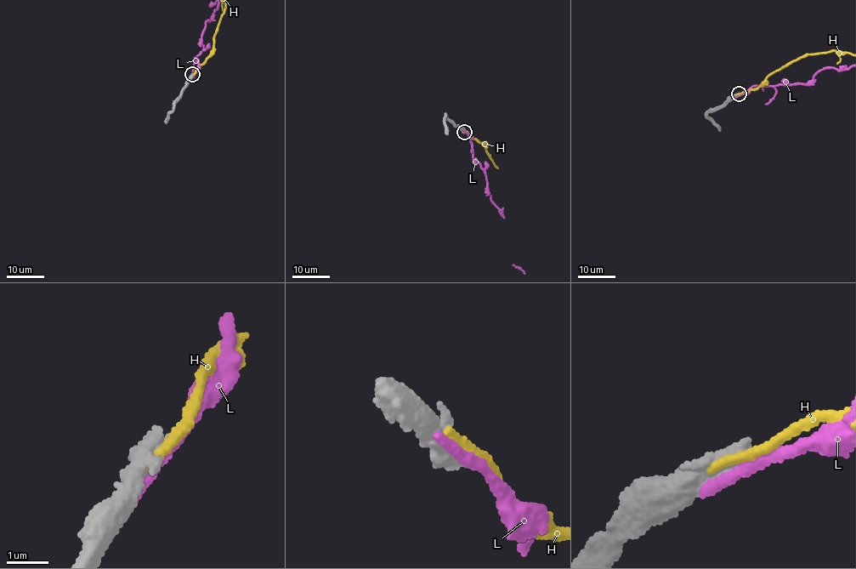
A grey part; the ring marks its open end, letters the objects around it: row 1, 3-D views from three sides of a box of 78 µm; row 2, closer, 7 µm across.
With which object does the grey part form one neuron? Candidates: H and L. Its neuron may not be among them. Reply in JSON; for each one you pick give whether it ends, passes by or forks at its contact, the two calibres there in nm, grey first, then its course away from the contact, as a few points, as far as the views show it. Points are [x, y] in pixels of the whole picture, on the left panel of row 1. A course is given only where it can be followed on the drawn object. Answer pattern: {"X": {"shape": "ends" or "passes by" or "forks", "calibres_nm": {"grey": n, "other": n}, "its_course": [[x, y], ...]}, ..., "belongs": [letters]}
{"belongs": []}

